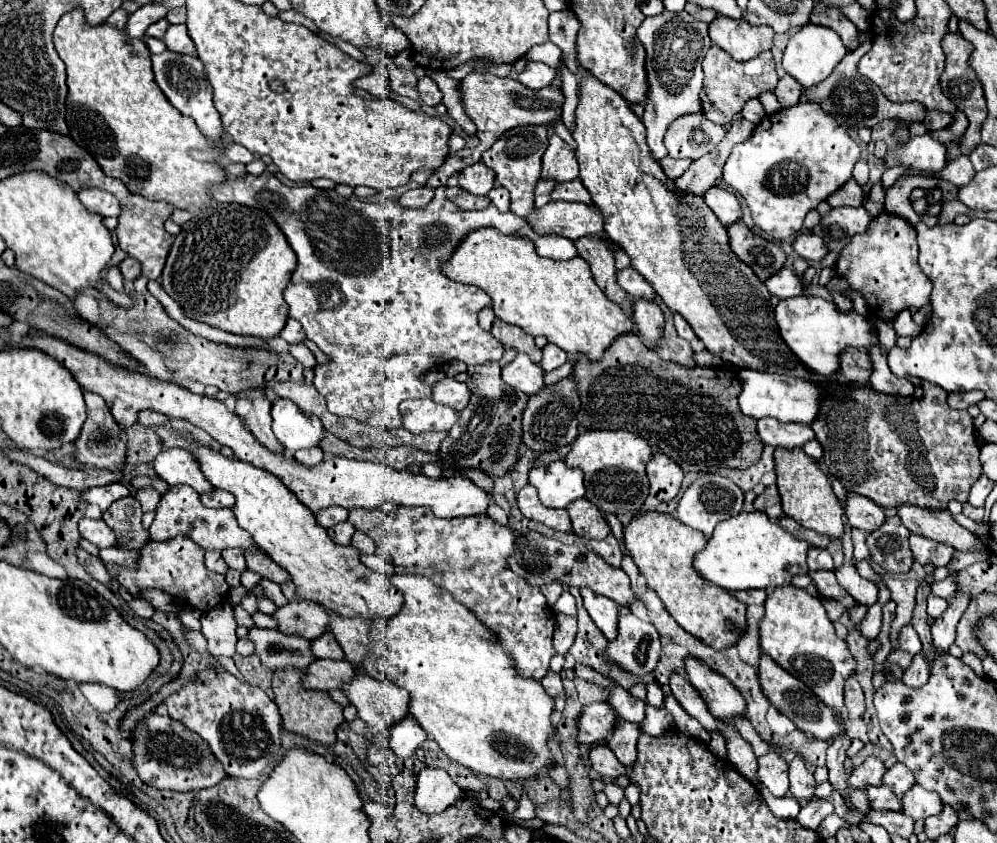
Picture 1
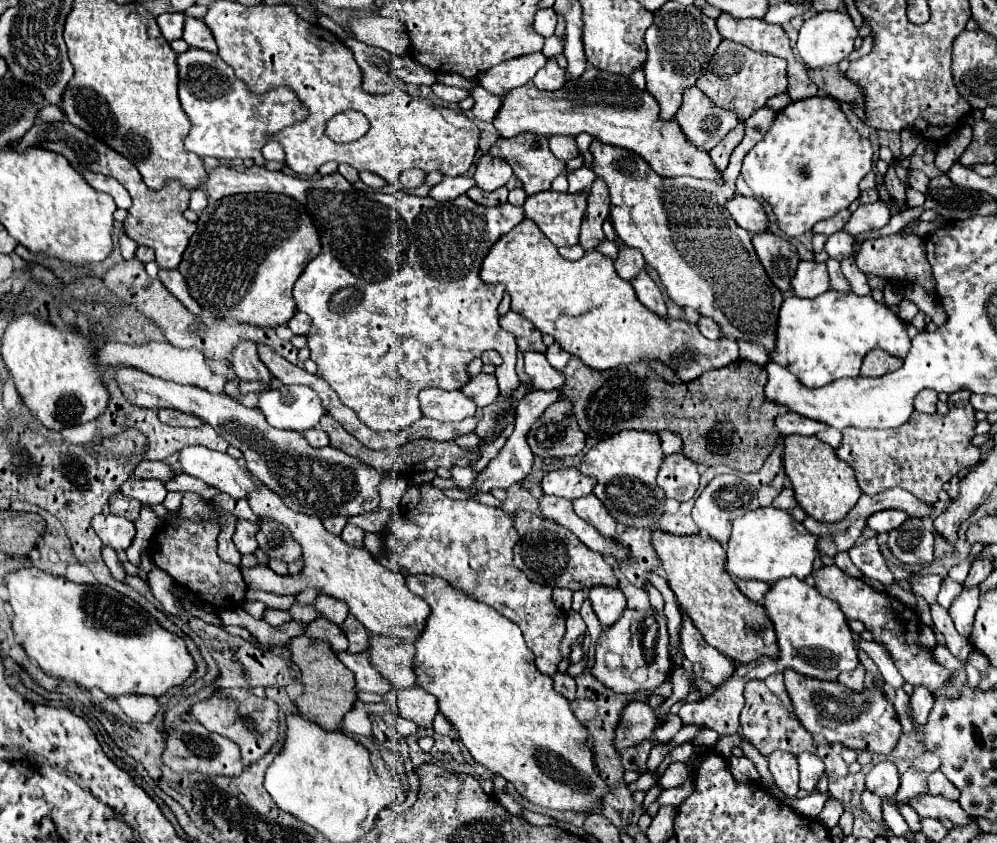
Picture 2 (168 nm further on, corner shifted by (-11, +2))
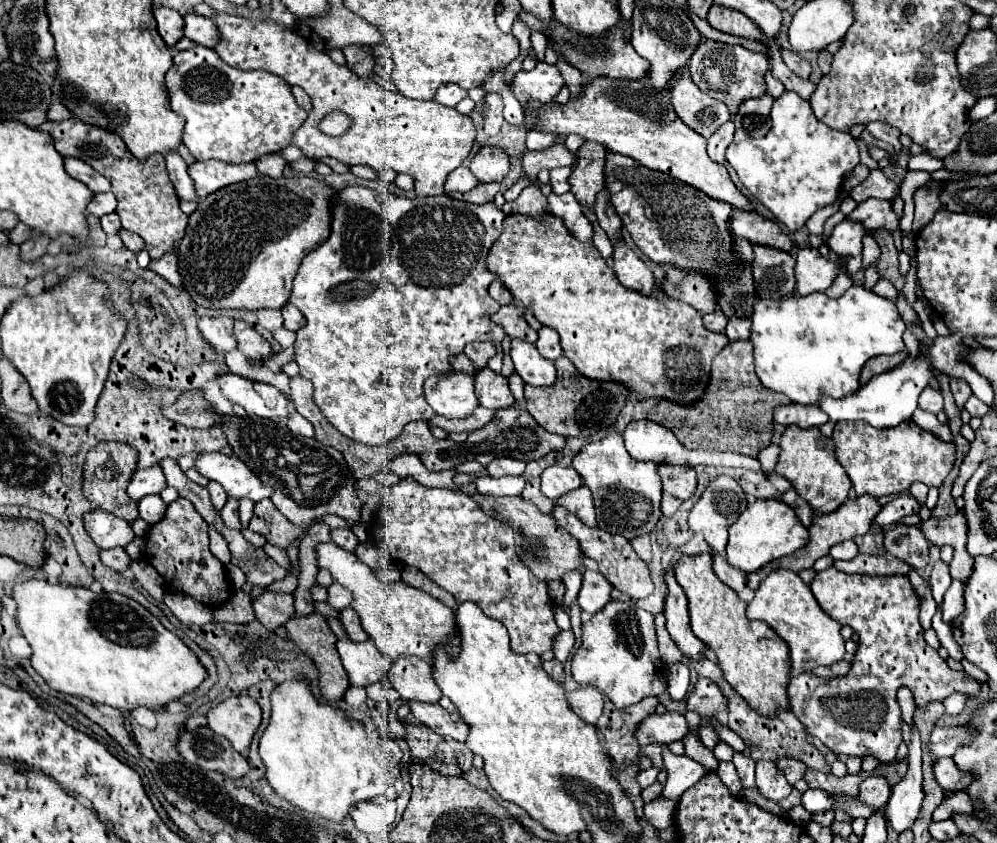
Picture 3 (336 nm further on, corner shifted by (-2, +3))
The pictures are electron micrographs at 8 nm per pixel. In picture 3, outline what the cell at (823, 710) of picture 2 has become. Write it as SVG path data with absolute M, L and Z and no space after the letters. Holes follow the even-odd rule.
M833 566L817 572L811 582L811 590L819 606L841 626L849 624L859 636L859 648L853 658L847 676L823 680L811 672L793 676L787 684L789 706L805 730L819 738L829 750L839 756L871 756L879 762L891 762L897 756L897 746L901 742L901 708L897 704L897 688L911 686L915 702L927 706L933 700L945 700L951 692L963 692L967 696L977 696L981 684L969 678L965 672L951 670L945 660L923 640L923 628L919 624L919 598L907 576L857 576L837 572Z

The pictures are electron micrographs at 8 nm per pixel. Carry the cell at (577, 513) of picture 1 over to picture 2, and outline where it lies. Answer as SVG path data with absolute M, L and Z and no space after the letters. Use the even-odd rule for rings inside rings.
M594 493L574 499L572 503L576 515L594 525L602 535L616 535L616 521L608 515L608 511L604 511L604 505L600 503L600 499L596 499Z

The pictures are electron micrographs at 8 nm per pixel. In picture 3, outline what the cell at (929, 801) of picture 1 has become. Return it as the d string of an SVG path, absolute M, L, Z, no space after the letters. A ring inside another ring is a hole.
M941 758L933 764L933 776L937 780L937 784L945 790L945 792L959 792L965 786L969 786L971 778L965 776L963 772L957 770L957 766L953 764L951 758Z

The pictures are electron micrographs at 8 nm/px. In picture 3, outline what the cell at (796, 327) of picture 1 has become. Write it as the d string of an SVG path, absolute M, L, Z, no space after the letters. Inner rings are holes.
M851 286L841 298L829 298L825 292L813 292L805 298L789 294L789 298L779 300L759 300L753 310L751 326L755 370L763 386L787 394L797 404L813 404L819 400L821 392L833 398L843 398L859 388L859 374L869 358L905 350L901 338L903 332L905 322L895 304L871 290L865 290L863 286Z

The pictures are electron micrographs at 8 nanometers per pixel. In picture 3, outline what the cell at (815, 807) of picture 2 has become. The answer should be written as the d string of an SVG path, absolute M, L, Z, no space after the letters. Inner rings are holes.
M815 788L815 790L807 790L807 792L803 792L801 806L803 806L809 814L815 814L815 812L837 810L839 800L835 800L829 792L823 792L823 790Z

